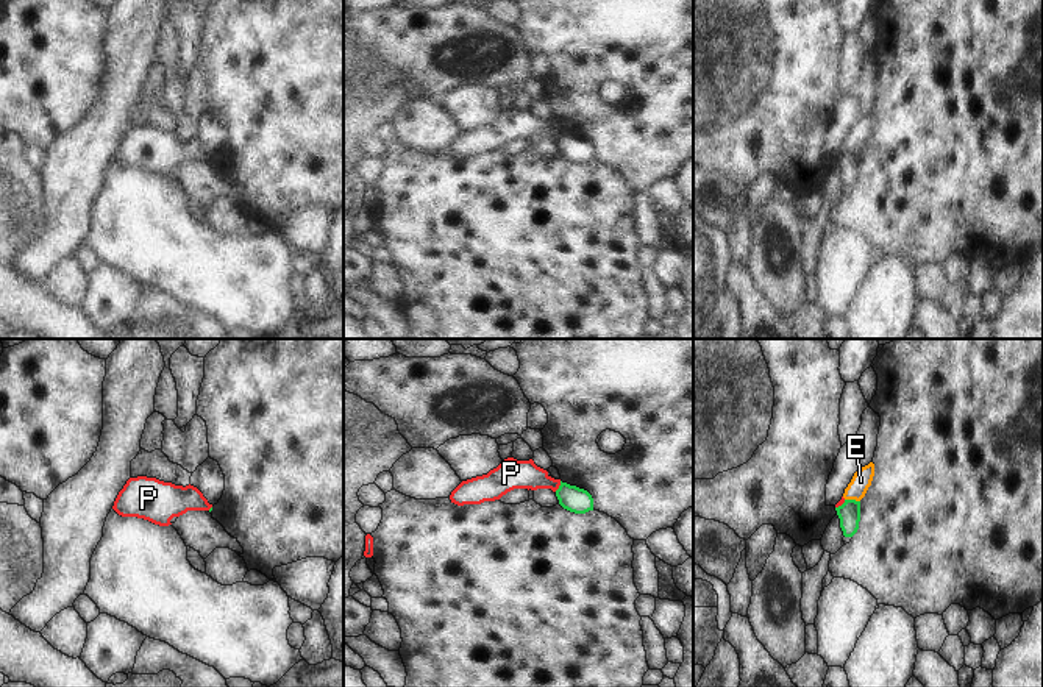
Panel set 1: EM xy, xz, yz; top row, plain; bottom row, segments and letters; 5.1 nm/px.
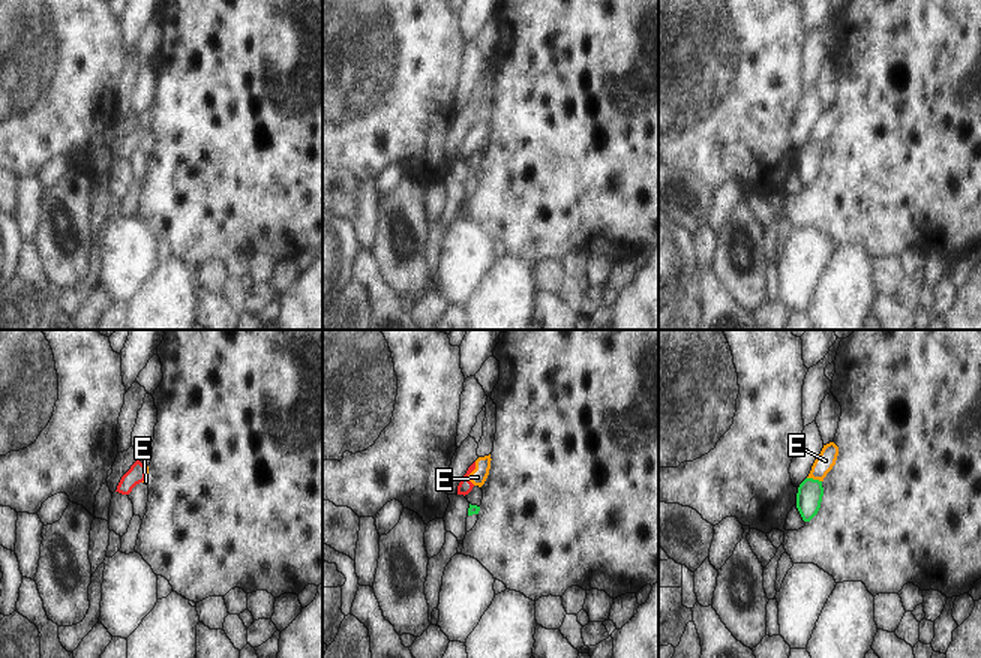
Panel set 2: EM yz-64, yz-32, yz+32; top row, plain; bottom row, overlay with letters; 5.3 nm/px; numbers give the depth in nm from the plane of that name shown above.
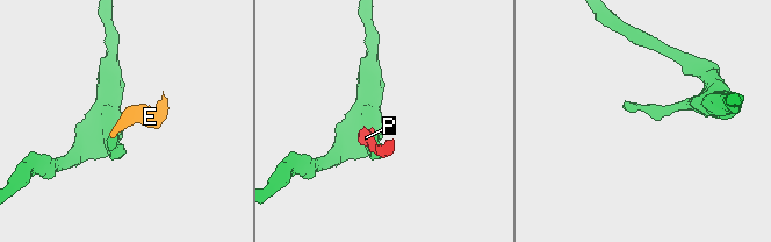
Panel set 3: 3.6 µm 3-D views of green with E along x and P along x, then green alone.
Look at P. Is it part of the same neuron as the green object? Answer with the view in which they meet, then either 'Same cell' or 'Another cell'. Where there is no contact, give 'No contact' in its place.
Touches green in xz. Another cell.

